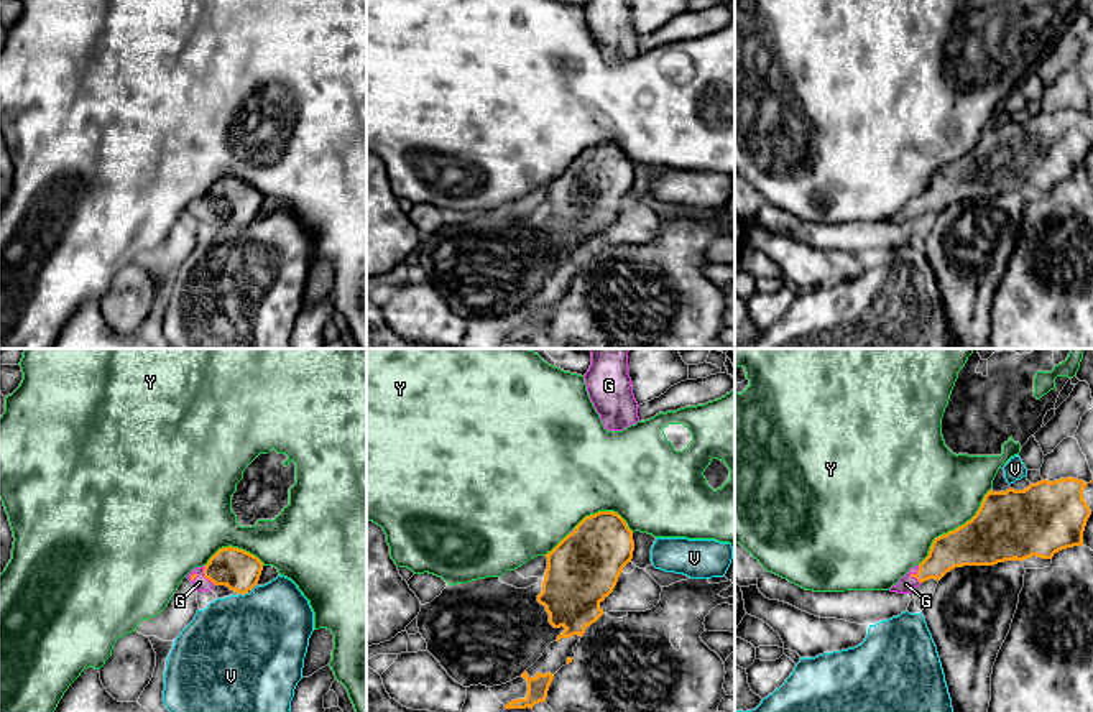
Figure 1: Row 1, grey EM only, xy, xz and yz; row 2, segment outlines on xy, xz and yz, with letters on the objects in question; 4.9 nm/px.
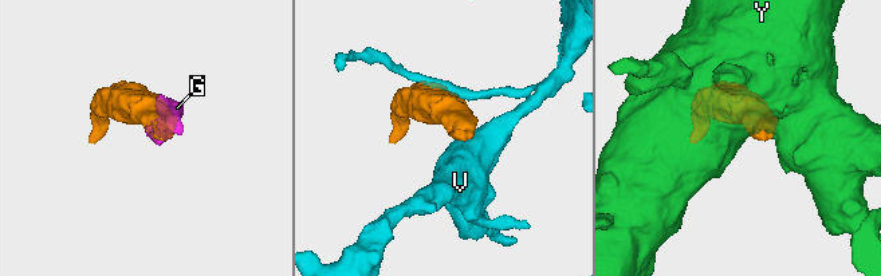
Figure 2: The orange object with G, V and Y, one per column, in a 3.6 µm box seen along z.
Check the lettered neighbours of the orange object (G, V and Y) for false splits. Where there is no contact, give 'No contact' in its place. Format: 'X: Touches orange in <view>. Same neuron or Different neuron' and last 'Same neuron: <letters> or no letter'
G: Touches orange in yz. Same neuron
V: Touches orange in xy. Different neuron
Y: Touches orange in yz. Different neuron
Same neuron: G

